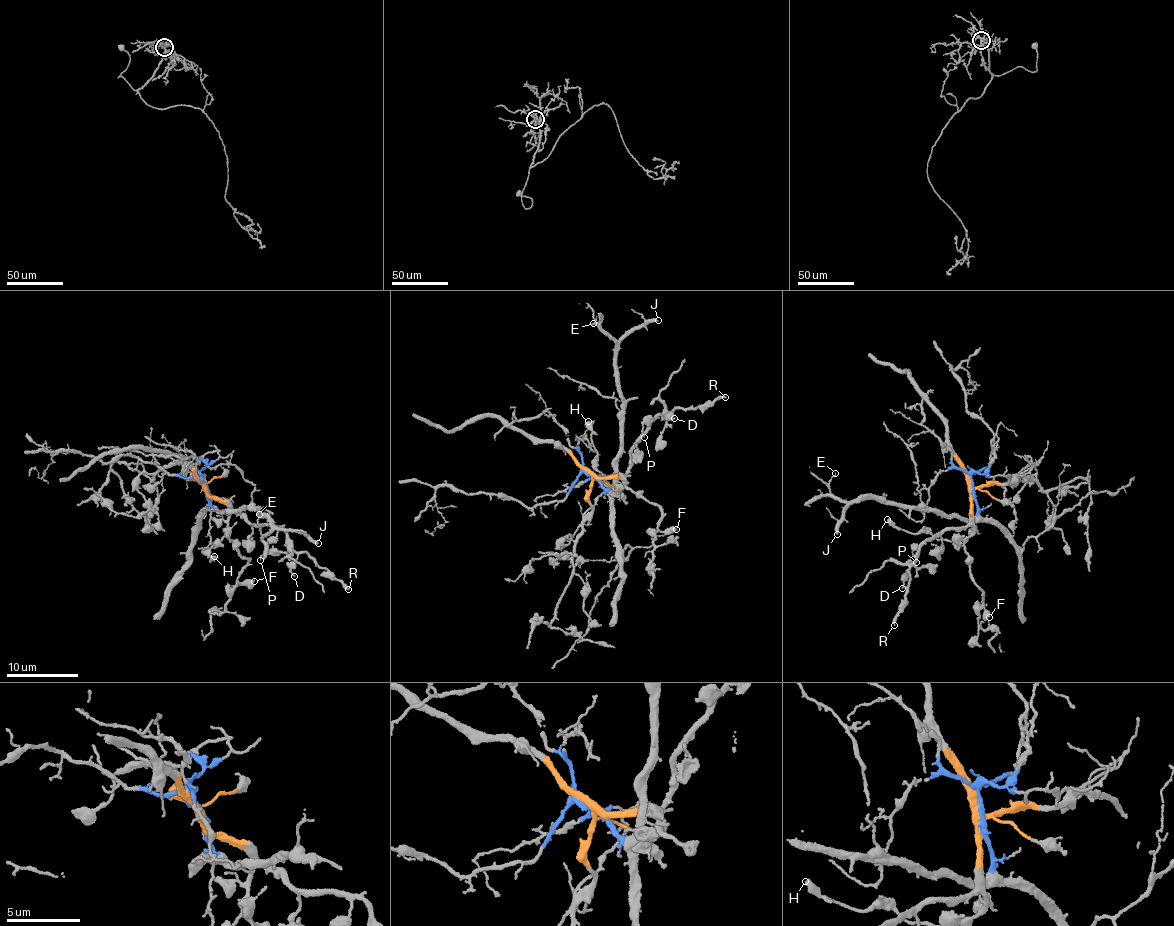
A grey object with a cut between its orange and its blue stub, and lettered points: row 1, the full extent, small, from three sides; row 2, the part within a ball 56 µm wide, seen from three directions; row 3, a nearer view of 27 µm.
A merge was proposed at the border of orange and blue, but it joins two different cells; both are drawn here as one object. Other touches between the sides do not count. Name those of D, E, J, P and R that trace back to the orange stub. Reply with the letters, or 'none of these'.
D, P, R

